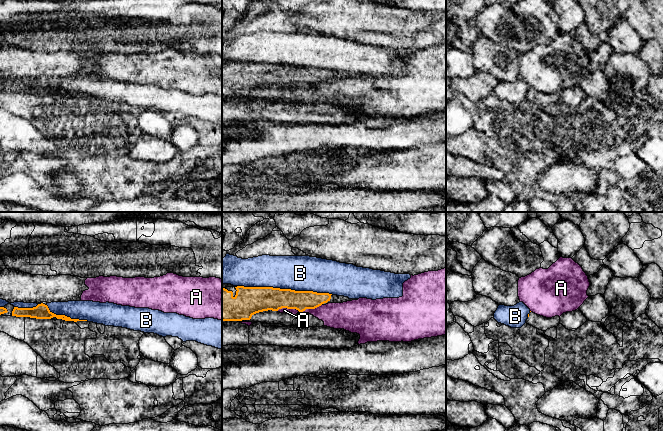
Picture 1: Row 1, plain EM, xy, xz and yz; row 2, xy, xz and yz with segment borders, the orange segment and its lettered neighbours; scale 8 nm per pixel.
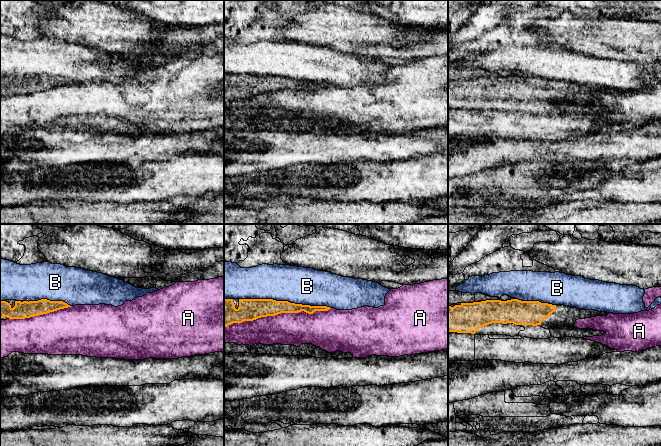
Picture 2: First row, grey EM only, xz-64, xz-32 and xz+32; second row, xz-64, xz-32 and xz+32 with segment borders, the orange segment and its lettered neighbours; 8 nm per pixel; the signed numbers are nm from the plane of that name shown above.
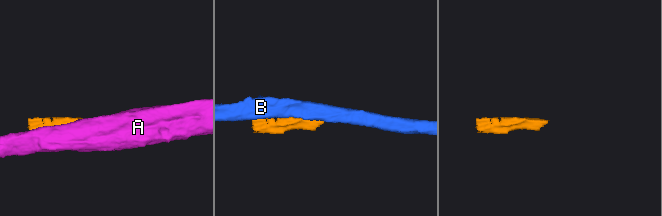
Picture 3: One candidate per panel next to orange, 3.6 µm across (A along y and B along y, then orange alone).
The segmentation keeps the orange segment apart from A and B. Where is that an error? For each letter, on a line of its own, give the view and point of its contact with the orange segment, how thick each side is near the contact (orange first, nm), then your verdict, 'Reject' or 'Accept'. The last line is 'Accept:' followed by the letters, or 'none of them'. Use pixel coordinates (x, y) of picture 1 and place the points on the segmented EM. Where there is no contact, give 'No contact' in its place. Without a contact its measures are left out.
A: Touches orange at xz (299, 311). Thickness 180 nm (orange) against 50 nm. Reject
B: Touches orange at xz (285, 289). Thickness 200 nm (orange) against 280 nm. Reject
Accept: none of them

